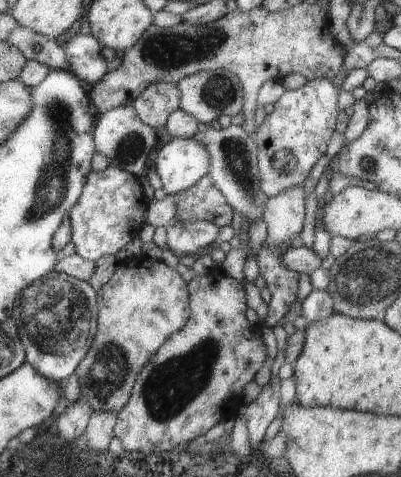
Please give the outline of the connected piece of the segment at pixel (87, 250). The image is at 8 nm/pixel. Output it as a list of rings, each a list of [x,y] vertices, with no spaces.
[[[109,165],[105,170],[91,171],[82,195],[68,215],[75,253],[94,262],[102,255],[115,255],[144,227],[144,210],[148,204],[139,178],[125,169]]]

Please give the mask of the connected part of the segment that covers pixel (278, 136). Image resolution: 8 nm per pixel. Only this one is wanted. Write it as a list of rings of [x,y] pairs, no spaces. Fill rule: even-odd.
[[[329,79],[310,80],[298,90],[290,90],[274,104],[272,114],[264,118],[254,139],[258,146],[260,181],[268,196],[276,196],[286,188],[304,186],[314,165],[325,155],[334,132],[343,124],[338,108],[341,86]]]

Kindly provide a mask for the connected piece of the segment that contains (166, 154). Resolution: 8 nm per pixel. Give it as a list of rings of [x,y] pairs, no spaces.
[[[173,138],[156,156],[157,173],[167,195],[187,190],[208,175],[208,150],[194,138]]]

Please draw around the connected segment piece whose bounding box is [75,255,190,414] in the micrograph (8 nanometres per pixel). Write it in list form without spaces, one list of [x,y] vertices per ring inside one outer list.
[[[133,256],[119,262],[110,280],[97,290],[99,317],[97,331],[86,356],[76,367],[81,394],[84,395],[94,411],[108,411],[118,414],[129,401],[135,380],[150,357],[166,342],[166,339],[190,316],[189,292],[187,282],[176,269],[165,264],[162,259],[146,256]]]

